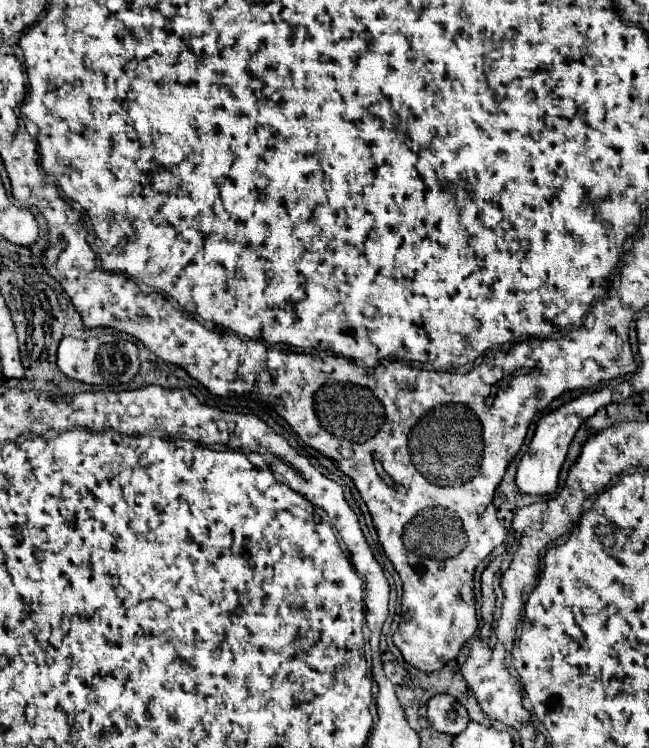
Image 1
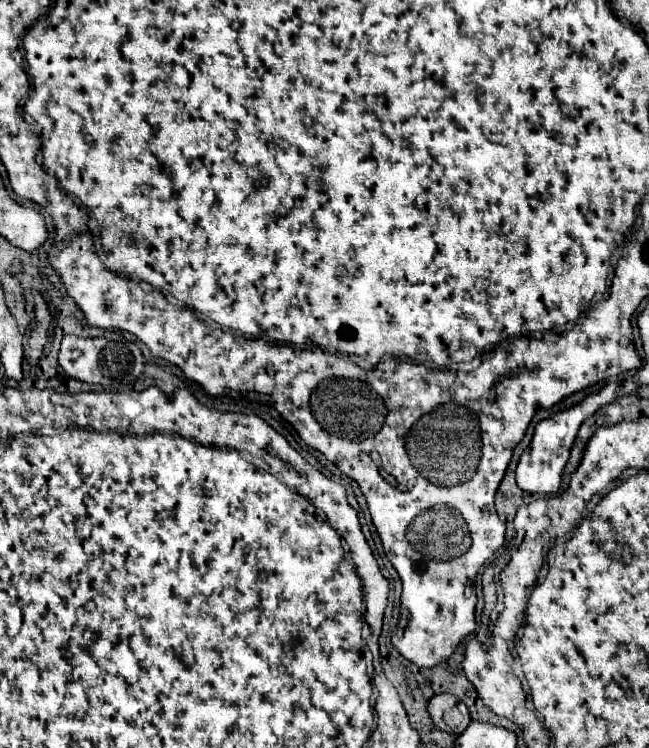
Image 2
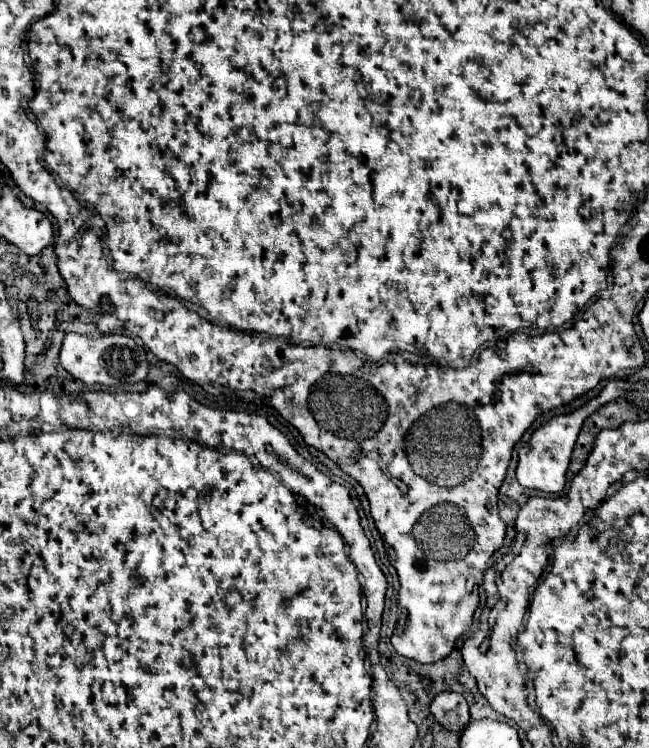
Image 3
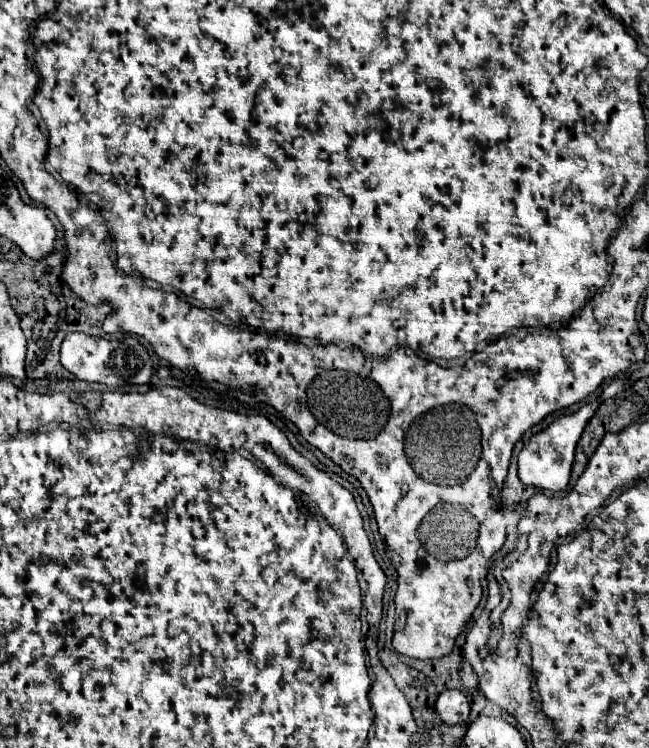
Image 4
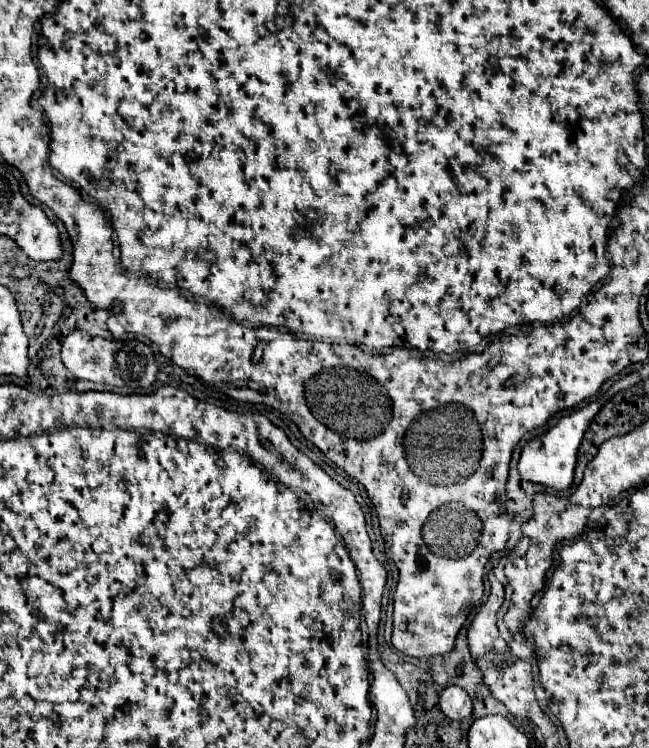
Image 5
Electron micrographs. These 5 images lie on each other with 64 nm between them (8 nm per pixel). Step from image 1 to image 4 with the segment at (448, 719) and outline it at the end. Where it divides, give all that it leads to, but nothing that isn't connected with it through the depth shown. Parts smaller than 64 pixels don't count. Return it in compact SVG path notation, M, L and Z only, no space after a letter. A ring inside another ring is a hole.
M444 690L436 700L436 712L446 724L466 724L470 702L460 690Z

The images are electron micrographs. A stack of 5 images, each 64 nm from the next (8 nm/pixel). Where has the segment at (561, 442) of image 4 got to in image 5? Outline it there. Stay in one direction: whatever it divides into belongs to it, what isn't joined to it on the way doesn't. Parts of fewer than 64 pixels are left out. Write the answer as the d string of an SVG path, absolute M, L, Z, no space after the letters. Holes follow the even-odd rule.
M622 378L616 382L616 386L612 386L608 390L608 394L604 398L598 398L586 406L582 406L580 410L572 412L570 416L564 416L558 420L558 424L554 428L550 428L542 438L536 438L532 442L528 442L524 448L522 448L522 454L520 454L520 462L518 462L518 472L524 480L530 480L530 482L536 482L536 484L544 484L544 486L550 486L554 490L568 490L572 486L572 480L574 480L574 466L576 466L576 454L578 454L578 448L580 448L580 442L582 442L582 436L586 432L586 428L590 426L590 422L594 420L594 416L600 412L600 408L606 404L606 400L616 394L618 390L626 390L632 386L630 382L632 378Z

